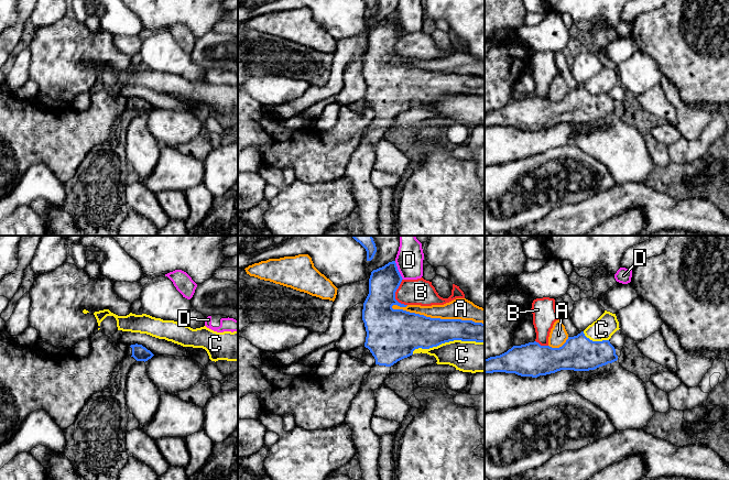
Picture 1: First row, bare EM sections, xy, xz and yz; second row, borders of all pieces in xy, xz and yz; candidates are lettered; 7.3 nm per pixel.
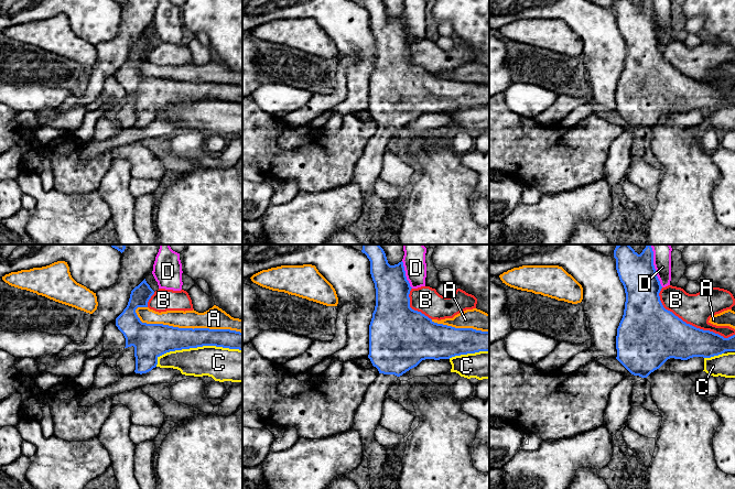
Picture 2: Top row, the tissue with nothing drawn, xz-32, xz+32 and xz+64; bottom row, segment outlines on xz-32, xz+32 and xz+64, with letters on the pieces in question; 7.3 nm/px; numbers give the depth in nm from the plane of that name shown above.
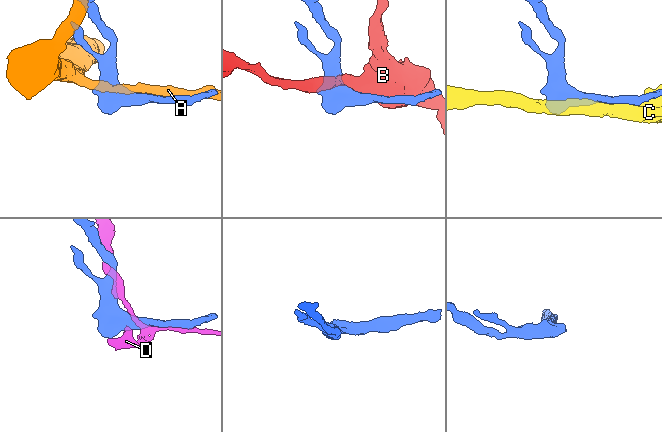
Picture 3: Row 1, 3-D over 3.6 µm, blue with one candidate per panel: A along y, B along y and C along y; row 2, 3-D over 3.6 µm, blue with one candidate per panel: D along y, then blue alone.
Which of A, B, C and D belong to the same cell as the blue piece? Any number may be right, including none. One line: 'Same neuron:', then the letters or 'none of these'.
Same neuron: none of these

